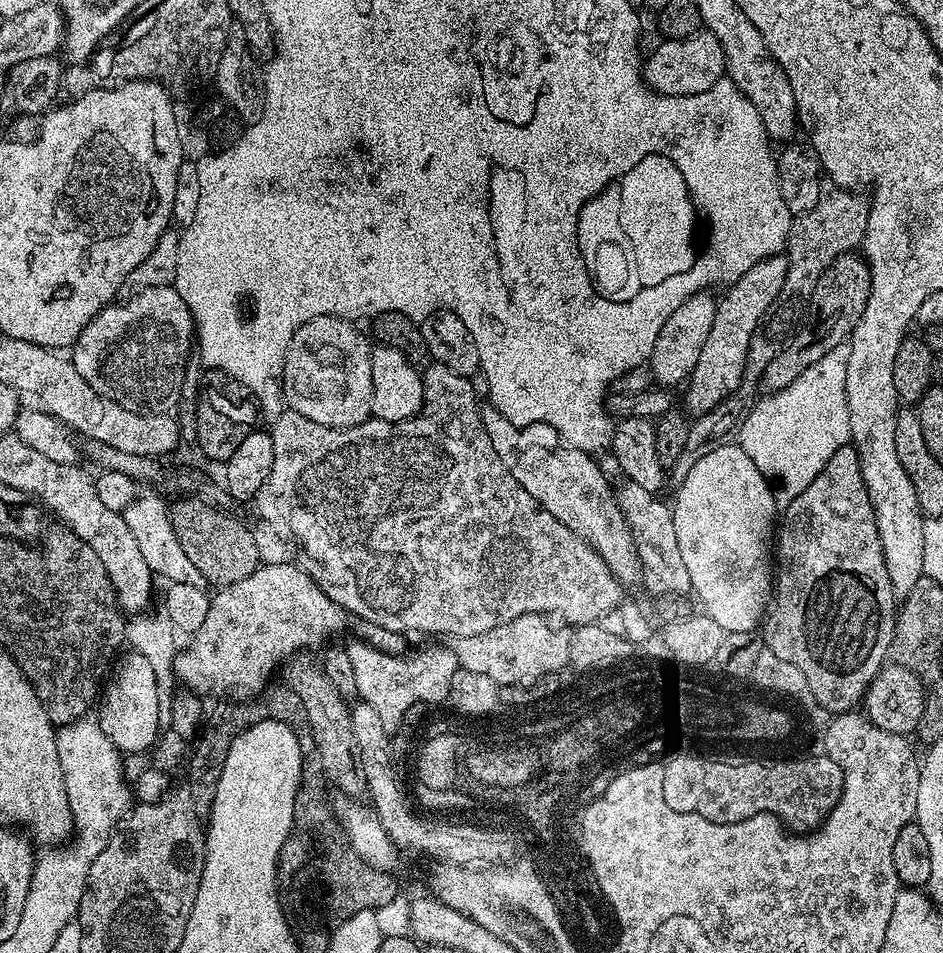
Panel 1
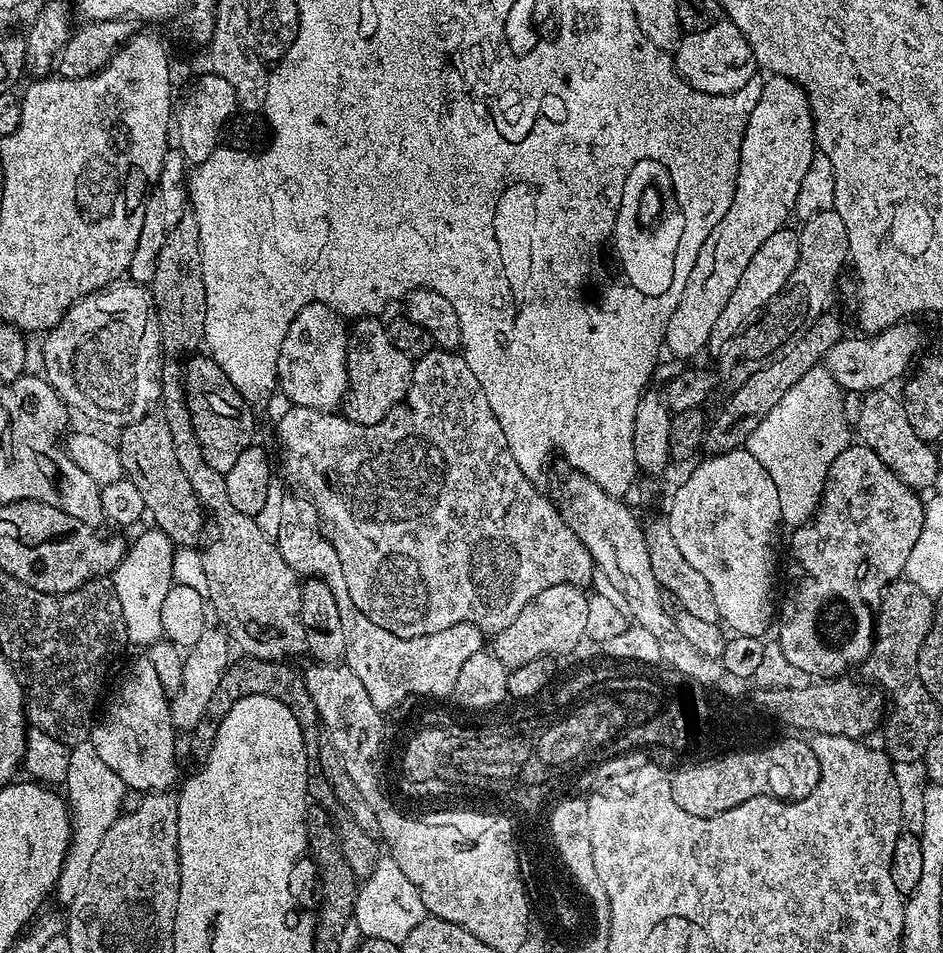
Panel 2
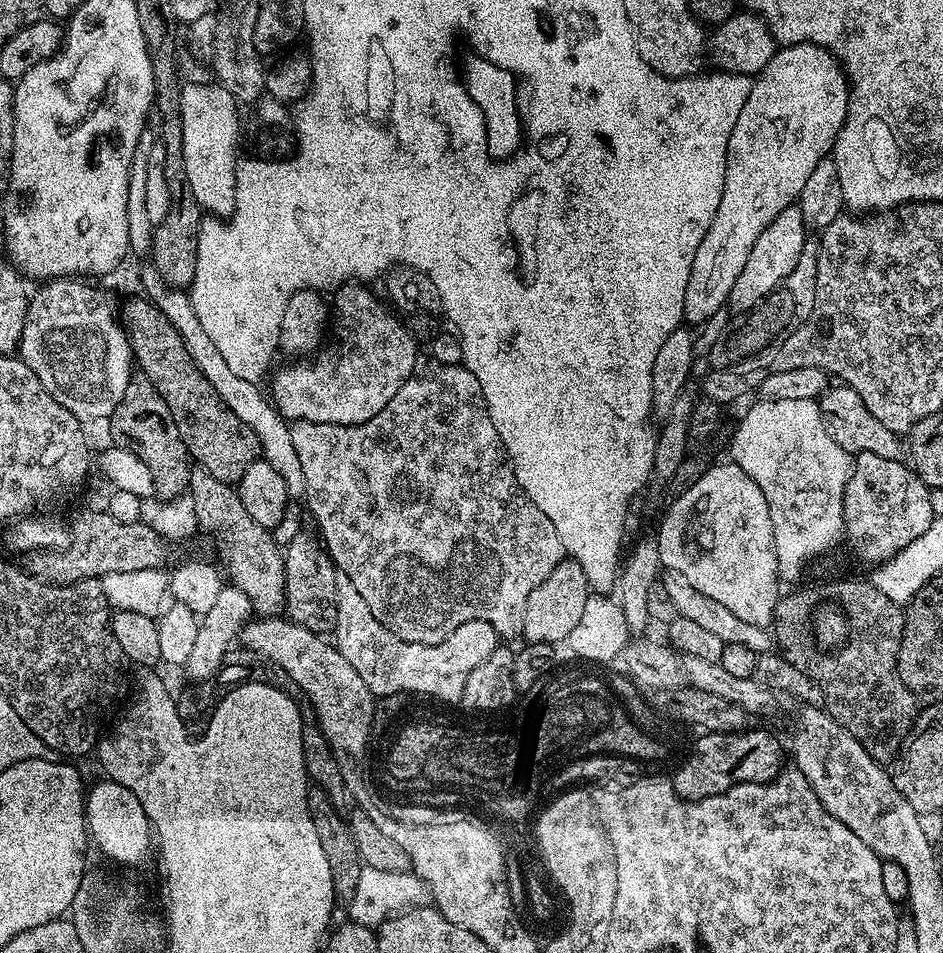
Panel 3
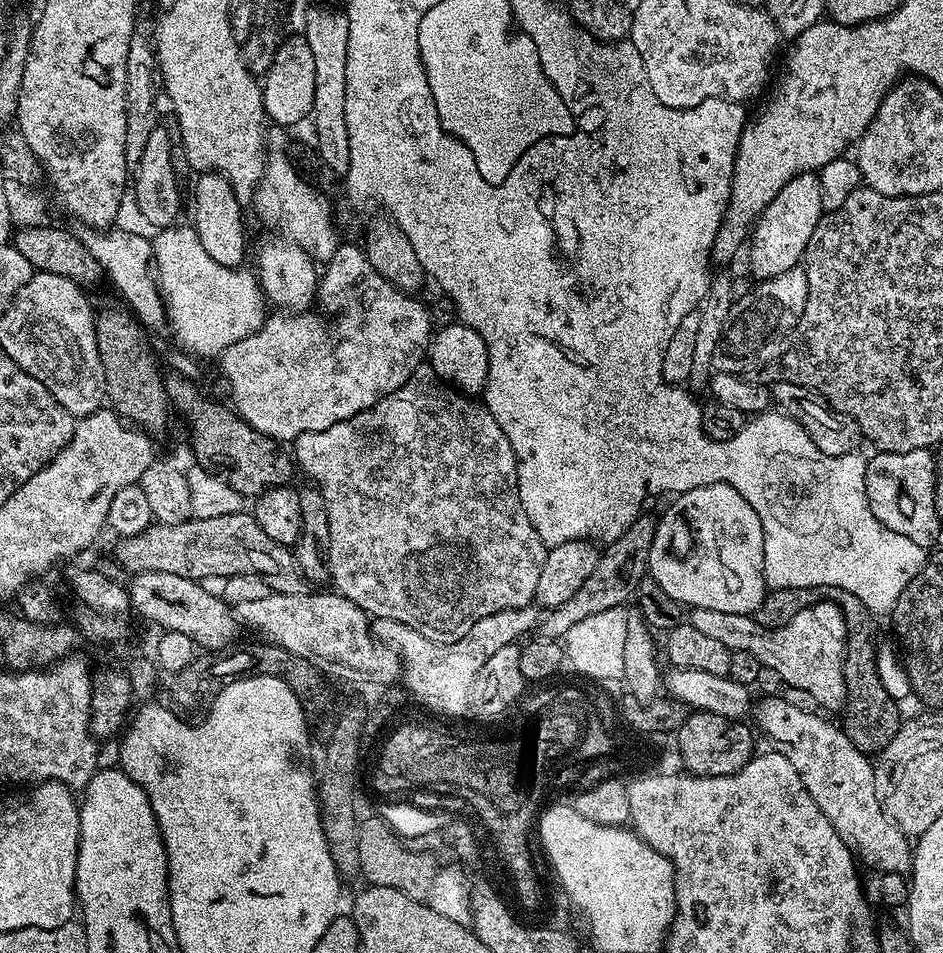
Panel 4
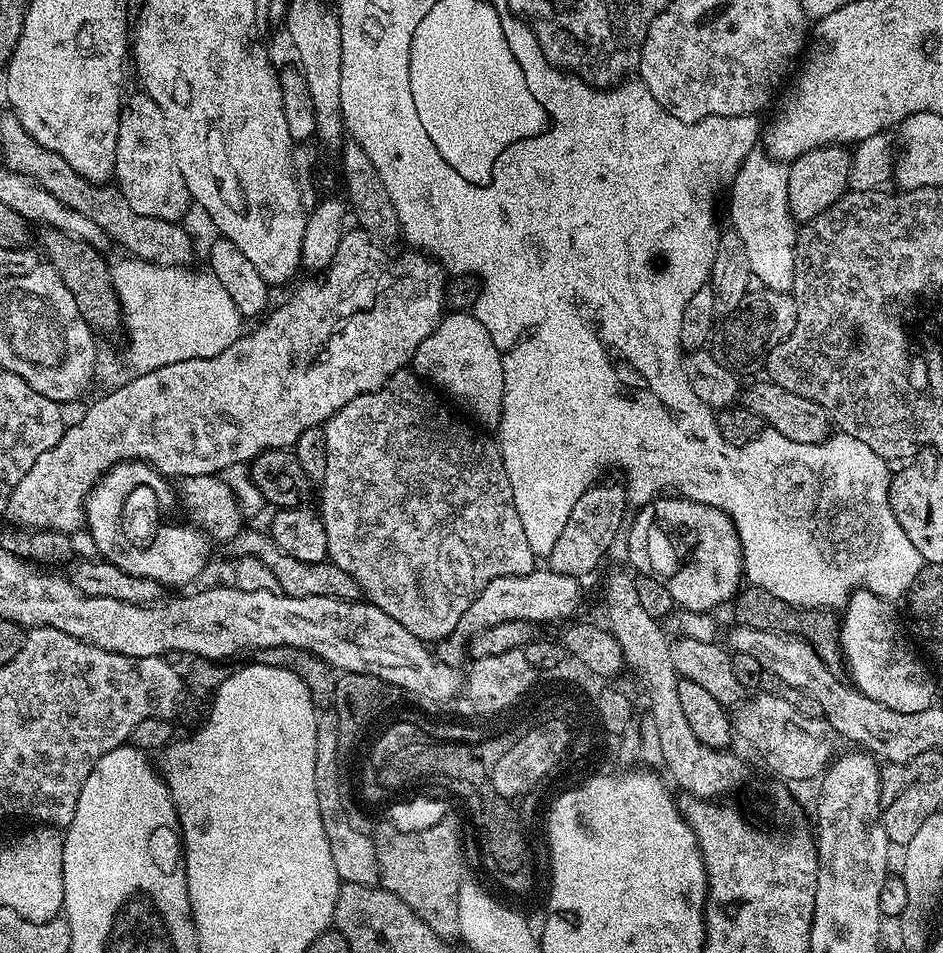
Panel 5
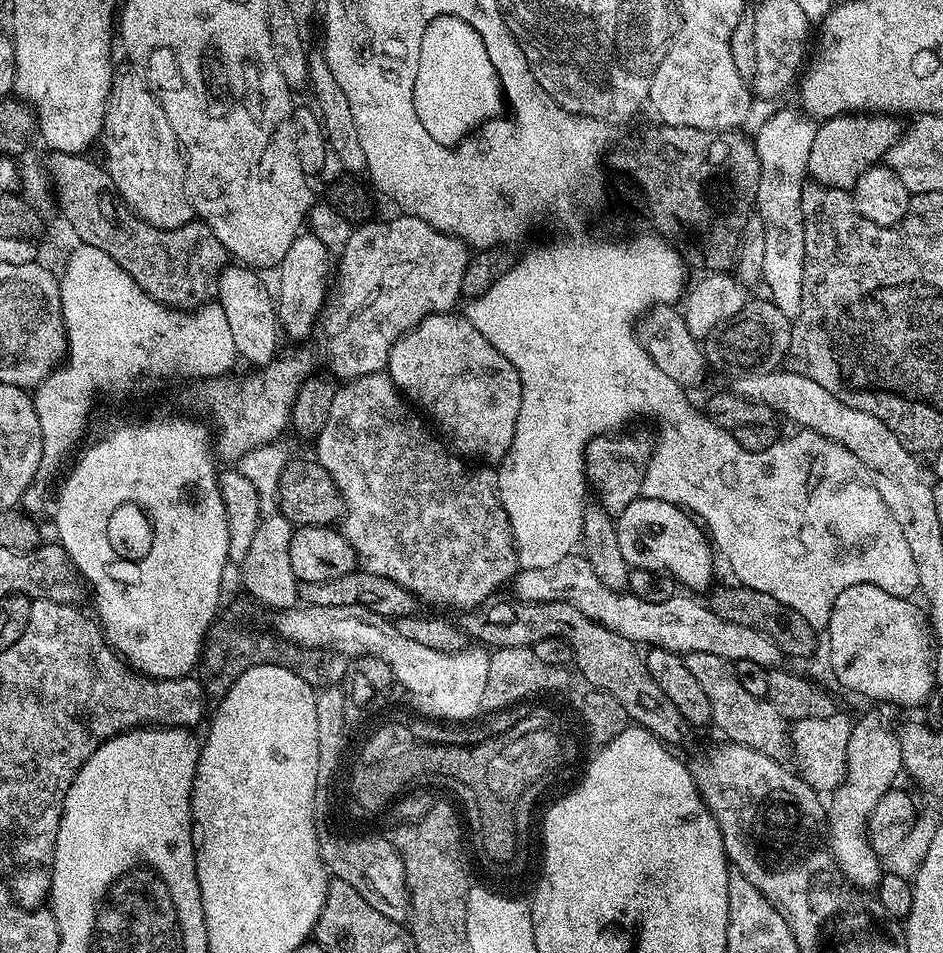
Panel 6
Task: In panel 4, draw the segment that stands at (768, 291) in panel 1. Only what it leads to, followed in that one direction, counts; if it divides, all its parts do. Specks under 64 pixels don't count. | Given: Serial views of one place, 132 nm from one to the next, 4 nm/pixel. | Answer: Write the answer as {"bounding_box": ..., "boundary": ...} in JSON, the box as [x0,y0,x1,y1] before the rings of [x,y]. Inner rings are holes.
{"bounding_box":[747,172,825,280],"boundary":[[[807,172],[790,178],[790,182],[778,190],[774,202],[770,202],[770,206],[766,206],[760,213],[751,231],[750,243],[747,245],[748,268],[756,275],[755,279],[769,280],[797,267],[804,259],[810,234],[814,234],[818,222],[825,214],[819,175]]]}

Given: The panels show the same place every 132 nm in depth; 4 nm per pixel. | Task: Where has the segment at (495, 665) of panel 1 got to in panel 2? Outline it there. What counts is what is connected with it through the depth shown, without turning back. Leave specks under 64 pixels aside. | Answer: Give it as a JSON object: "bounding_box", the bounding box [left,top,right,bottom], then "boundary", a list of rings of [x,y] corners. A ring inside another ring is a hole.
{"bounding_box":[491,584,589,666],"boundary":[[[559,584],[550,586],[550,590],[542,590],[518,613],[518,618],[506,626],[506,630],[495,633],[491,644],[499,649],[498,659],[515,666],[525,661],[533,661],[533,657],[542,652],[563,651],[573,648],[577,637],[582,637],[586,630],[587,602],[589,597],[585,589],[575,584]]]}

